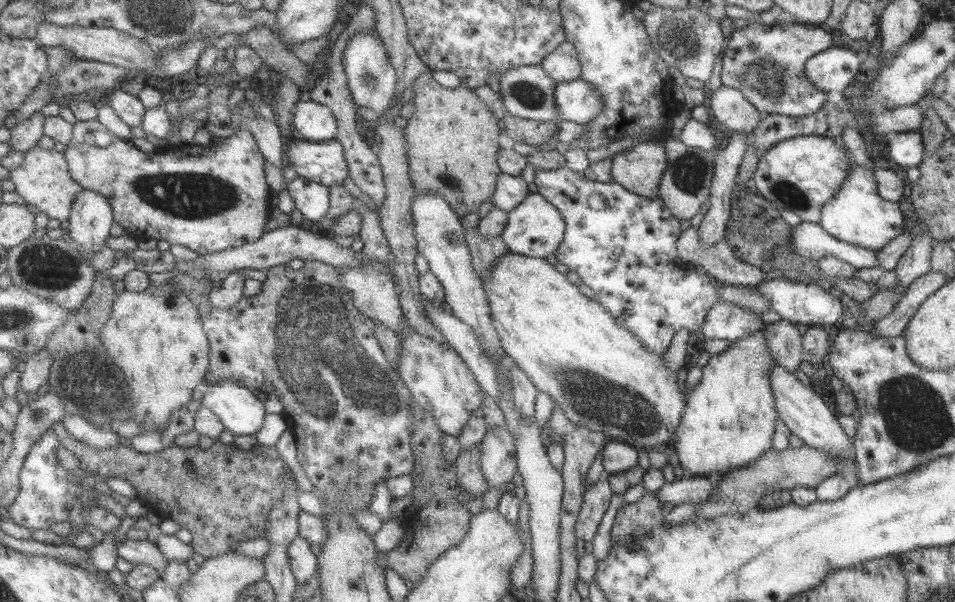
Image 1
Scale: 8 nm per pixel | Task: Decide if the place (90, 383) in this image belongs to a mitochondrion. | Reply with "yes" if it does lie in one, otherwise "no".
yes

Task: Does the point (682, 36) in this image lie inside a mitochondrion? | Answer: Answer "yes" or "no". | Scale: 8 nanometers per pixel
yes

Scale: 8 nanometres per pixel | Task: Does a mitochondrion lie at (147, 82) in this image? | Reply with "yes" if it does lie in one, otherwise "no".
no

